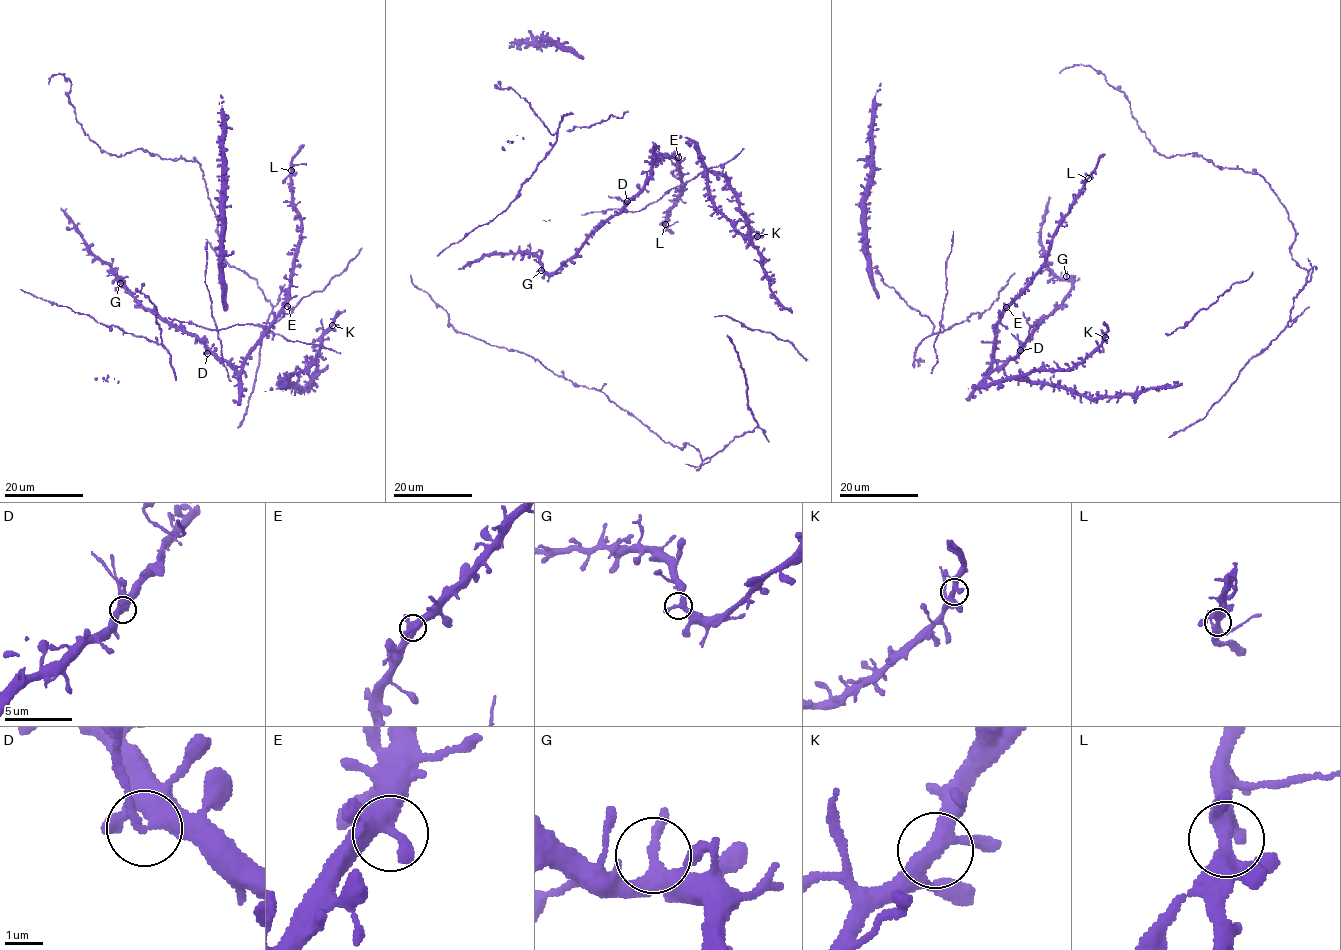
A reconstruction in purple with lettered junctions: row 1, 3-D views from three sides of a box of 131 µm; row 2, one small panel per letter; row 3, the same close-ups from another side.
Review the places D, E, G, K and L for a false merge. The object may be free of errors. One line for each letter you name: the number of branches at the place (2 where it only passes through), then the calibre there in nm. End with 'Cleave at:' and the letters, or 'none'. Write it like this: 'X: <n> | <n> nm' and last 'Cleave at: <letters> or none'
D: 4 | 320 nm
Cleave at: D

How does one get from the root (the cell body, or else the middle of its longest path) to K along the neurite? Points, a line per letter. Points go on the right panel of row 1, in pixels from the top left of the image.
K: (1090, 397), (1018, 378), (1035, 371), (1069, 370), (1101, 344), (1105, 337)

